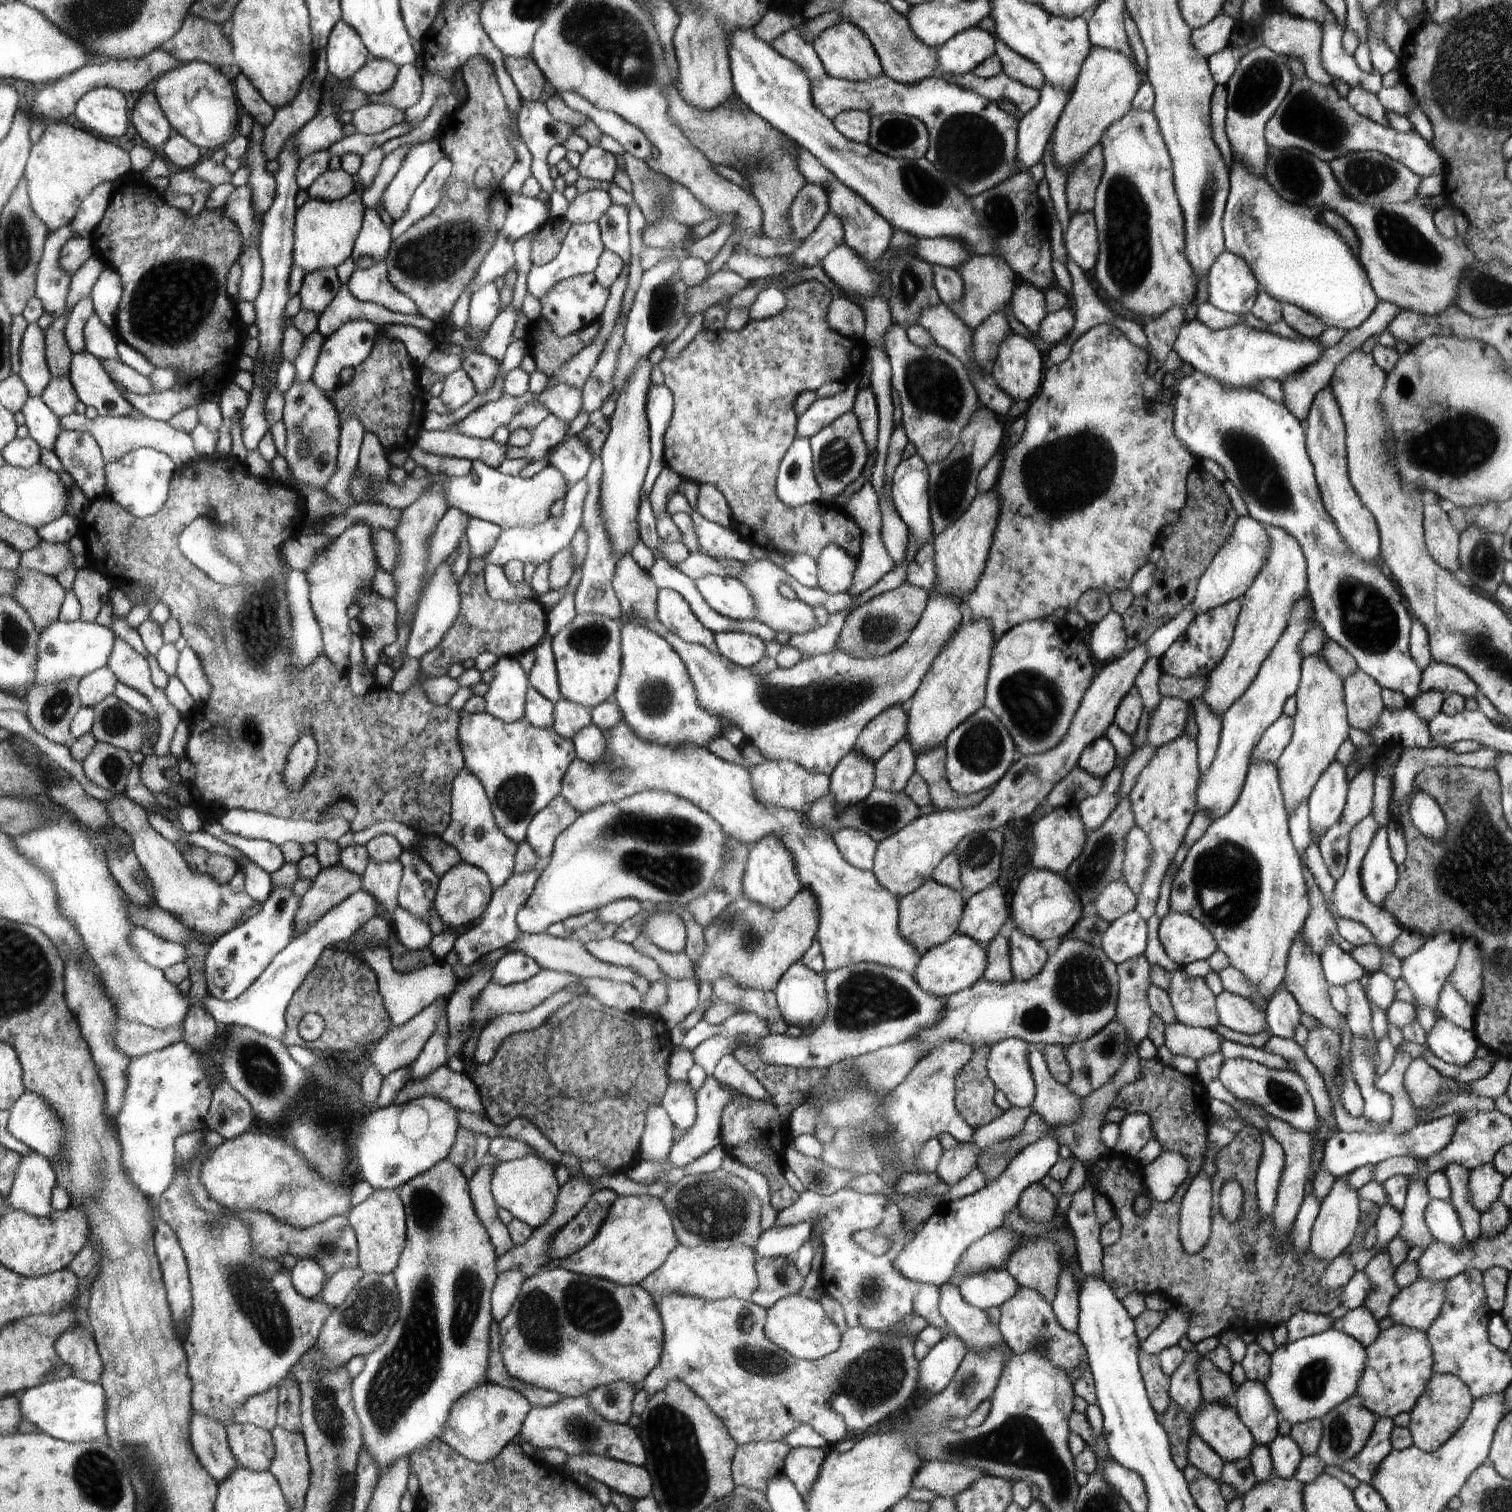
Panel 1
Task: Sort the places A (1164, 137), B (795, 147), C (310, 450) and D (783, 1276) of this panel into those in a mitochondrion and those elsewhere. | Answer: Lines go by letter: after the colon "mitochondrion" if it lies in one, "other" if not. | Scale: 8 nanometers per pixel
A: other
B: other
C: mitochondrion
D: mitochondrion

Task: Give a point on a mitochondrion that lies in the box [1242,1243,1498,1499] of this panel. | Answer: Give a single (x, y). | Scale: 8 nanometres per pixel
(1310, 1383)

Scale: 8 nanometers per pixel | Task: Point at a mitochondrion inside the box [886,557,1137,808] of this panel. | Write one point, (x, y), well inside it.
(1030, 697)

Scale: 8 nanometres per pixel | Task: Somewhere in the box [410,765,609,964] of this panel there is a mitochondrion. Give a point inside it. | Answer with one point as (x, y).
(515, 796)

